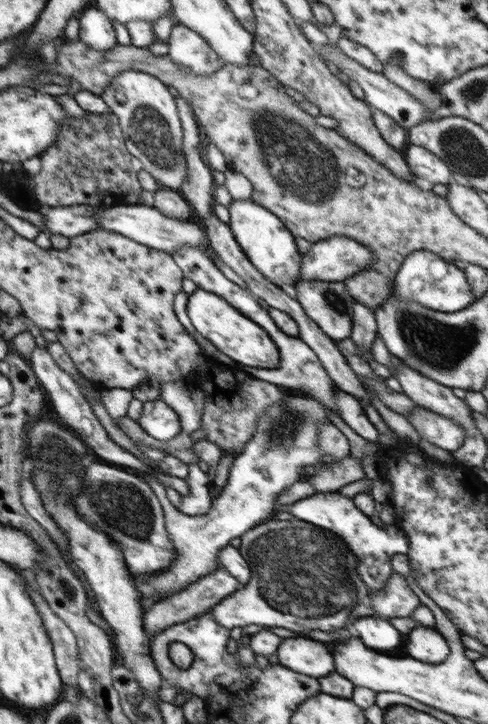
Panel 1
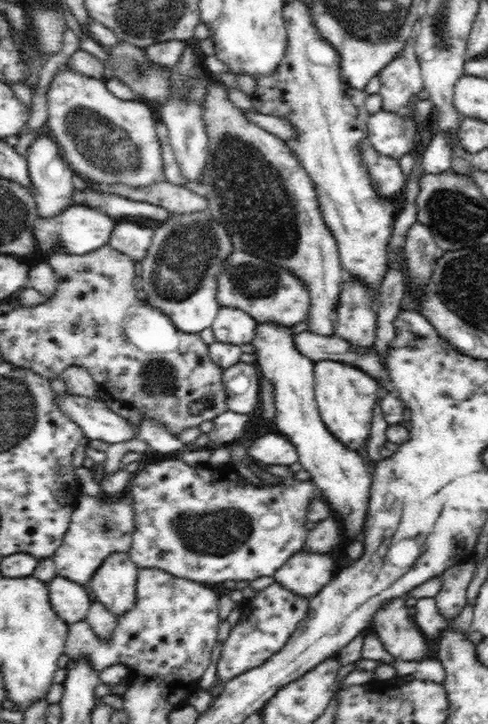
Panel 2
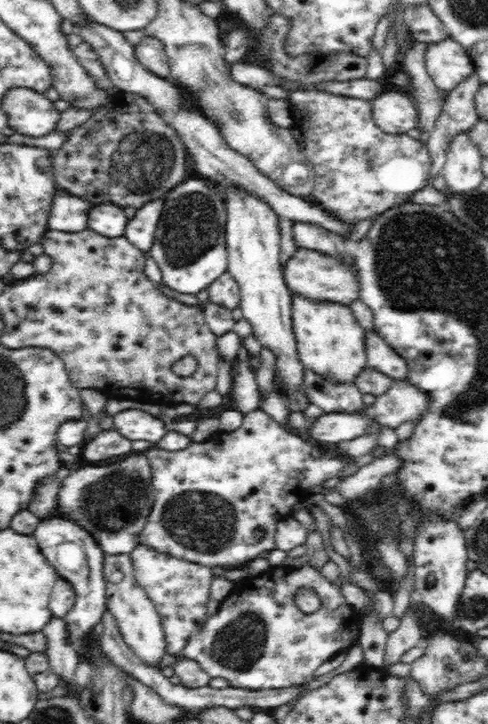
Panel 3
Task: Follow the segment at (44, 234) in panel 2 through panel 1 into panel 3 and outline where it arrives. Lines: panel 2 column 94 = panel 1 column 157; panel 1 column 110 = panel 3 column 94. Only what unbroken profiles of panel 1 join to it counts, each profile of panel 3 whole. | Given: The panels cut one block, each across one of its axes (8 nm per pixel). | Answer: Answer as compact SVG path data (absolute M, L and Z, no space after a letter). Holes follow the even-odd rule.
M104 202L88 211L87 228L108 237L118 237L123 236L128 221L123 207Z

